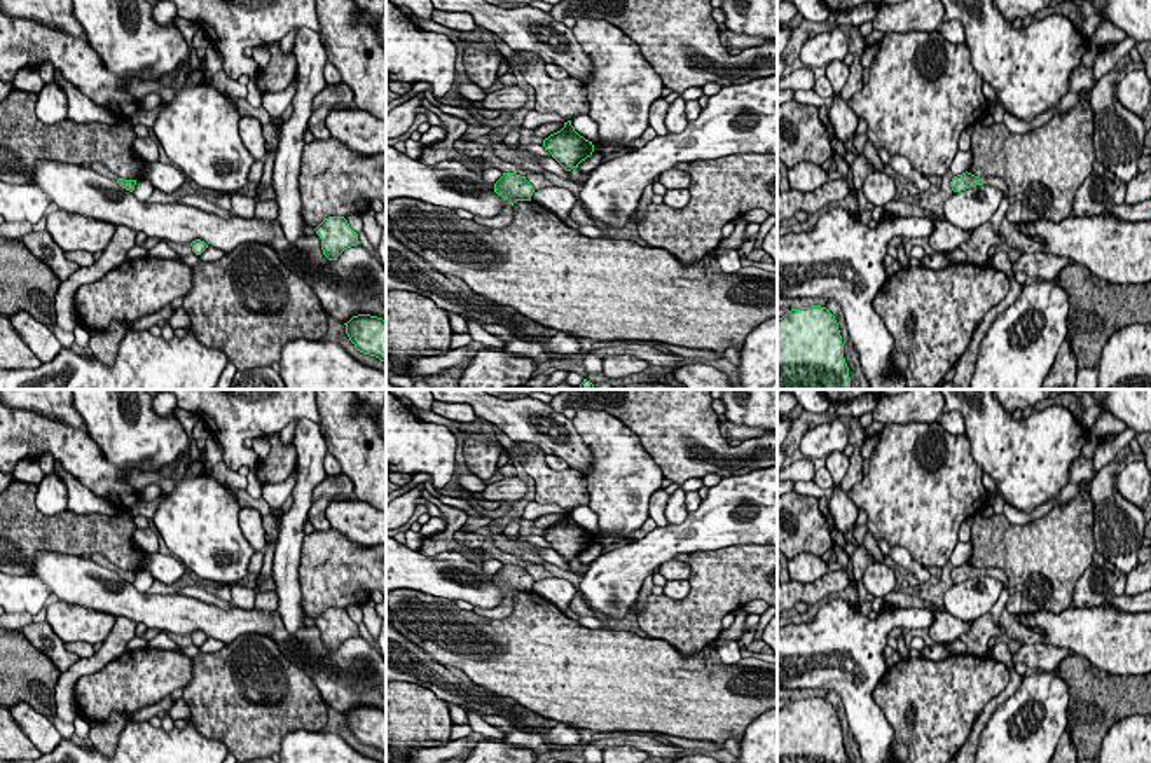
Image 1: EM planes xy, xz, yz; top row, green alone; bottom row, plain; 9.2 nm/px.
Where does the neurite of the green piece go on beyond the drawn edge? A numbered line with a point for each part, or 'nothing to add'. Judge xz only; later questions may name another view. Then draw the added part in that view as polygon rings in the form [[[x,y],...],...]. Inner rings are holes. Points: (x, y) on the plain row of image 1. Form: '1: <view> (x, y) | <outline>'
1: xz (505, 608) | [[[500,587],[501,594],[503,594],[503,601],[498,608],[493,609],[479,609],[473,606],[473,613],[484,618],[491,618],[491,620],[503,620],[508,618],[513,611],[513,597],[508,590],[503,590]]]

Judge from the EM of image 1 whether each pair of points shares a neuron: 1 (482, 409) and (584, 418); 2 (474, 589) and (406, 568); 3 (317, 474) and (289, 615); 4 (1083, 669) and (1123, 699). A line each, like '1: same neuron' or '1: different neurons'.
1: different neurons
2: same neuron
3: same neuron
4: same neuron

